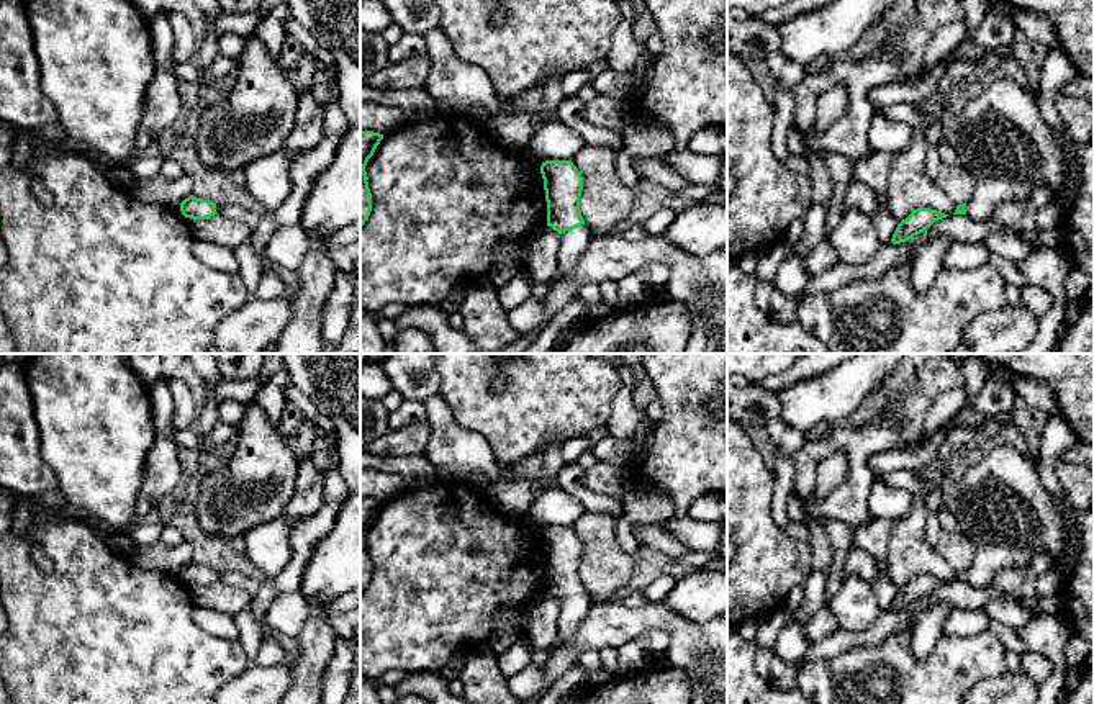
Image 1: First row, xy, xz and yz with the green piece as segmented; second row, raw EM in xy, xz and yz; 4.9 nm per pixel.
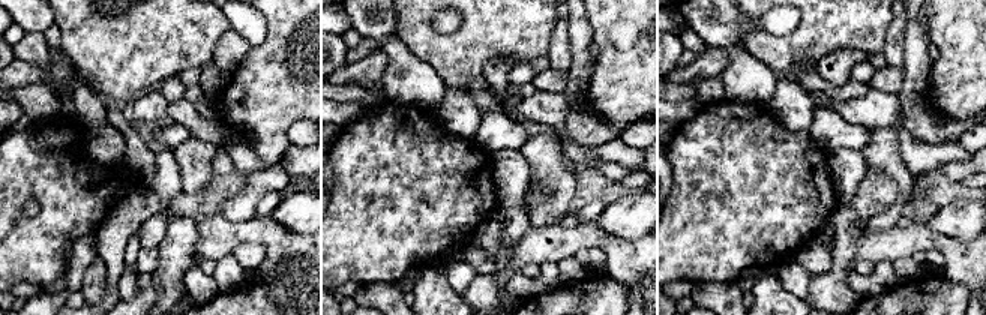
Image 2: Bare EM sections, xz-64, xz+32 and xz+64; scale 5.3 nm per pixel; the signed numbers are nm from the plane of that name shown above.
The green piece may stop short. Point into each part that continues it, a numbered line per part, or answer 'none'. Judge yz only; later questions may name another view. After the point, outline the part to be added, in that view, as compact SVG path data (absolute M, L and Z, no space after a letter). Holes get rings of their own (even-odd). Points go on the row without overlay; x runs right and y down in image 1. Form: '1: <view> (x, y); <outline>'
1: yz (1003, 506); M988 445L984 457L955 483L952 506L958 527L974 544L966 581L989 588L1004 570L1027 570L1040 550L1061 557L1066 550L1068 512L1056 506L1025 452L1012 445Z

